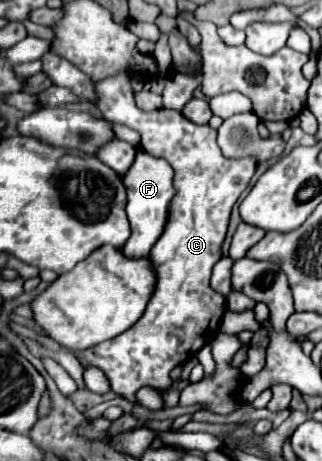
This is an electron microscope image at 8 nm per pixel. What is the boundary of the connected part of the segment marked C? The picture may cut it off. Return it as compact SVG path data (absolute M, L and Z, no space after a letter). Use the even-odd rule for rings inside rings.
M96 83L96 95L96 107L106 121L116 121L138 131L142 149L166 159L174 167L176 195L168 207L164 233L150 251L158 281L146 313L128 331L78 355L82 365L96 365L108 375L116 395L134 403L136 391L144 385L154 389L170 387L170 371L176 365L184 365L218 335L226 299L210 289L210 273L222 257L220 245L228 229L232 205L252 179L256 161L252 157L226 159L216 143L216 129L208 123L198 125L180 111L164 107L150 113L142 109L120 109L120 99L104 99L104 83Z

